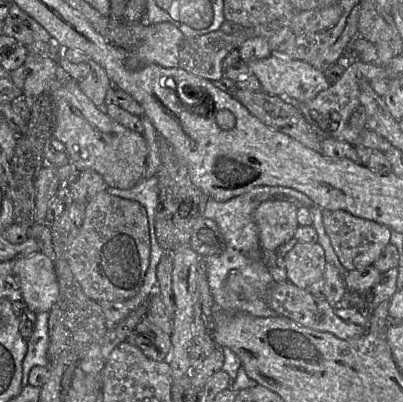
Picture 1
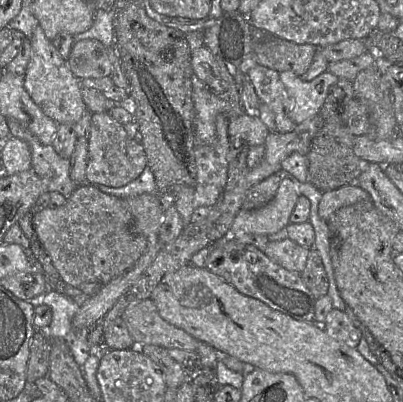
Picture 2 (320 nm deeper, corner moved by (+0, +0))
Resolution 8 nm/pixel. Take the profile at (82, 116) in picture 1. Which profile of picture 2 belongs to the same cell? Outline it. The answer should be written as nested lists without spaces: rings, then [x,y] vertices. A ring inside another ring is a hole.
[[[40,25],[34,29],[30,41],[31,56],[24,73],[26,91],[43,112],[58,124],[76,124],[87,110],[80,92],[80,80],[74,76],[68,62],[60,56]]]

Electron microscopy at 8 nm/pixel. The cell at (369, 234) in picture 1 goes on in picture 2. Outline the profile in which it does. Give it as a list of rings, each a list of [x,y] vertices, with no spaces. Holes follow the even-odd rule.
[[[355,183],[323,192],[318,206],[319,216],[327,221],[339,208],[370,200],[369,194]]]

